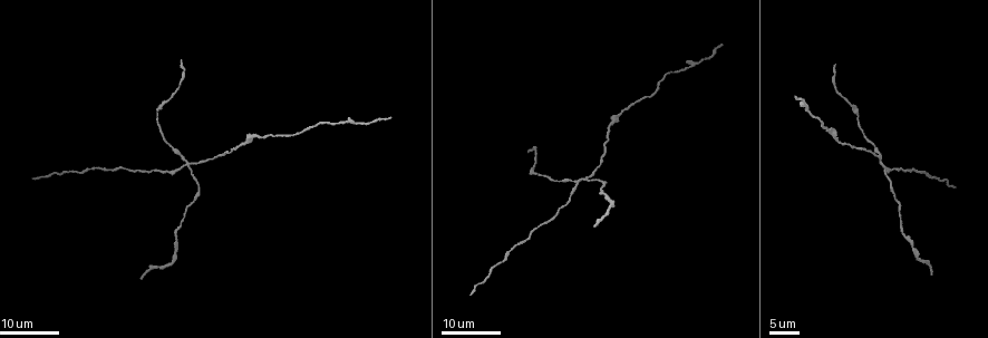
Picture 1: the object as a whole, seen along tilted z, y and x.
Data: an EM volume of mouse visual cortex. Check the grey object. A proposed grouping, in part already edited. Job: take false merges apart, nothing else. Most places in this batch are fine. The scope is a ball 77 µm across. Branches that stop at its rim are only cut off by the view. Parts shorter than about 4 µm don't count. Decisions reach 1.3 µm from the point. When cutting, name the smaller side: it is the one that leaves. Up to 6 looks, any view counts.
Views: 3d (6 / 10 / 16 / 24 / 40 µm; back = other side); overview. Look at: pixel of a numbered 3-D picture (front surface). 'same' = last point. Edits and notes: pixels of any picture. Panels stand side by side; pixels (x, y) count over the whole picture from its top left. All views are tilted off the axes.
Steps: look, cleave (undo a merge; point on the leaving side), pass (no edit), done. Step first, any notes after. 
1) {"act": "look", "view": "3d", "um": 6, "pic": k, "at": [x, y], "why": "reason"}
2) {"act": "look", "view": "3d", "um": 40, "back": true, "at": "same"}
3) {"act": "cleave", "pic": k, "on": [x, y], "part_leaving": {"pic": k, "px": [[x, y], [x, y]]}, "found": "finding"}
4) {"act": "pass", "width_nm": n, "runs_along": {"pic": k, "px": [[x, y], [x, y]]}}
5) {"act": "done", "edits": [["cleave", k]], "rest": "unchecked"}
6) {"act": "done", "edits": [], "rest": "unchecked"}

{"act": "look", "view": "3d", "um": 24, "pic": 1, "at": [698, 59], "why": "thick turns thin"}

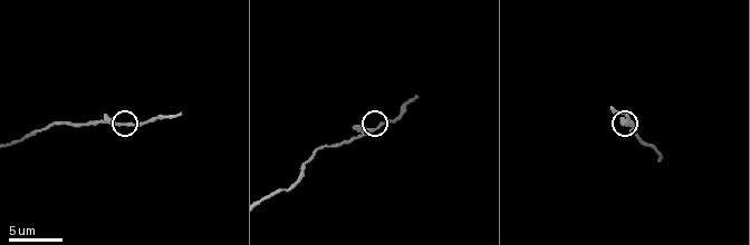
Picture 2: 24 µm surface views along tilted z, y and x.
{"act": "look", "view": "3d", "um": 10, "pic": 2, "at": [378, 129]}

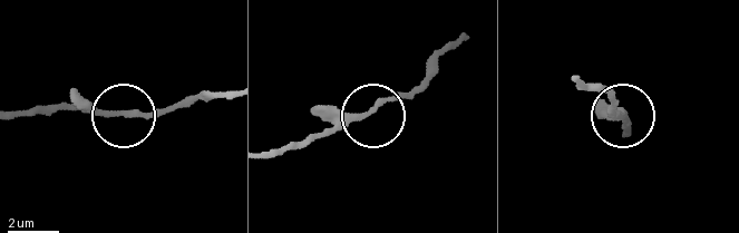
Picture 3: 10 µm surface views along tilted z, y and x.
{"act": "look", "view": "3d", "um": 10, "back": true, "pic": 3, "at": [368, 112]}

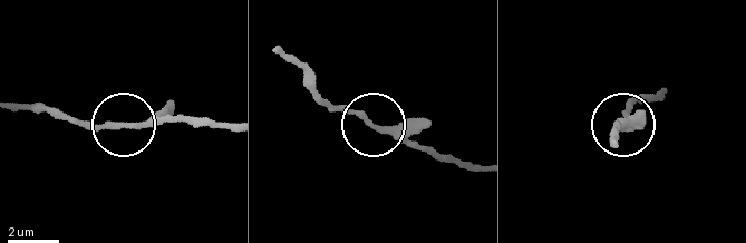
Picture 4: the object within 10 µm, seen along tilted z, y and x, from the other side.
{"act": "pass", "width_nm": 220, "runs_along": {"pic": 4, "px": [[230, 123], [138, 122], [117, 127], [61, 119]]}, "found": "all the same neuron"}

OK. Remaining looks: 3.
{"act": "look", "view": "3d", "um": 24, "pic": 1, "at": [257, 136], "why": "sudden change in width"}

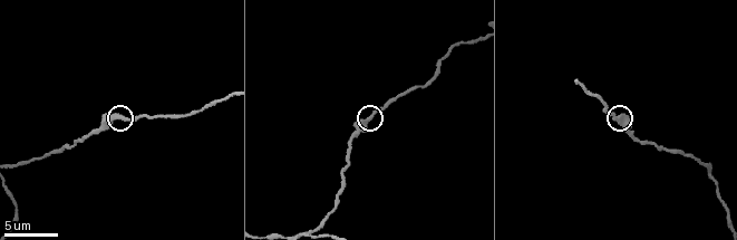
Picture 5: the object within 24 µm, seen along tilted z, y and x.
{"act": "look", "view": "3d", "um": 10, "pic": 5, "at": [117, 117], "why": "closer look"}

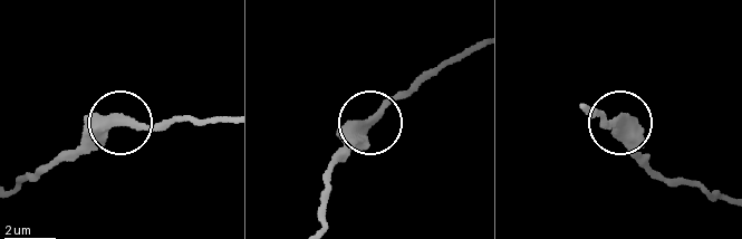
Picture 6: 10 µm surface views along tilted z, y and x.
{"act": "pass", "width_nm": 390, "runs_along": {"pic": 6, "px": [[318, 229], [331, 169], [370, 121], [429, 69]]}, "found": "all the same neuron"}

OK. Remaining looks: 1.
{"act": "look", "view": "3d", "um": 10, "pic": 5, "at": [711, 178], "why": "four-way junction"}

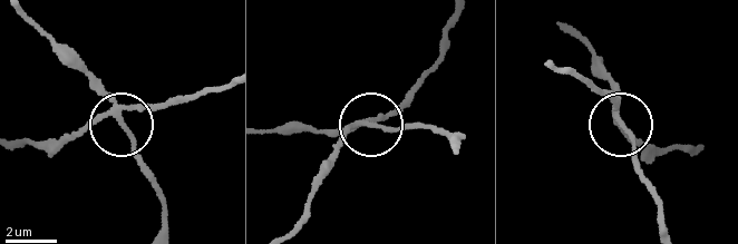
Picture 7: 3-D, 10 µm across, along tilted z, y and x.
{"act": "cleave", "pic": 7, "on": [91, 85], "arms": 4, "part_leaving": {"pic": 7, "px": [[118, 115], [136, 166], [158, 199], [164, 226]]}, "found": "two neurons meet here"}

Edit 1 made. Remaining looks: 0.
{"act": "done", "edits": [["cleave", 7]], "rest": "unchecked"}

